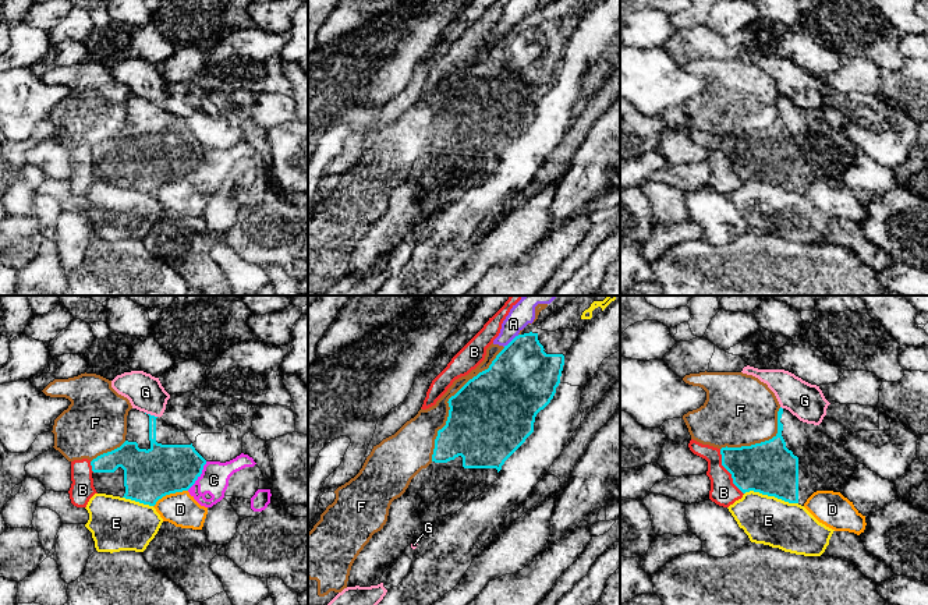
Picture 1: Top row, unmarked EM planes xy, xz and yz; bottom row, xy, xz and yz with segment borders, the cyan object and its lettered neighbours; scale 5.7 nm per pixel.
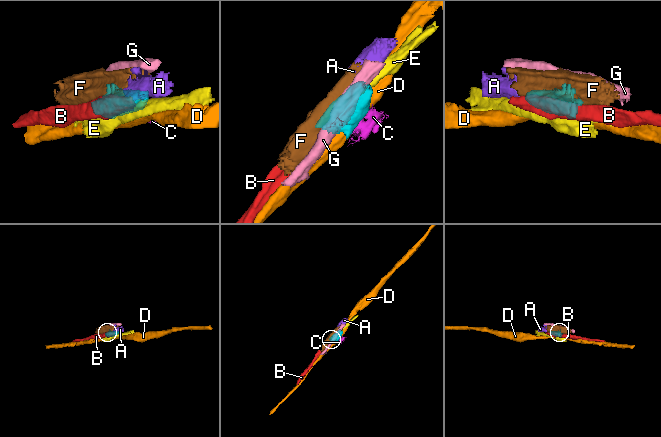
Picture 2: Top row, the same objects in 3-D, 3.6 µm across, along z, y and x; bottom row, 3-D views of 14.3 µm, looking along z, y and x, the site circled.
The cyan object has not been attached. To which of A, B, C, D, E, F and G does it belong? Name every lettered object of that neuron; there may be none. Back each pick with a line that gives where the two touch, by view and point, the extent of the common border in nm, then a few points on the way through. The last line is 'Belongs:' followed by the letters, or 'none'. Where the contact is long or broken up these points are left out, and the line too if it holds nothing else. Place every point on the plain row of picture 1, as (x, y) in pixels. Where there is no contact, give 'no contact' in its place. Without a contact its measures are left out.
Belongs: none

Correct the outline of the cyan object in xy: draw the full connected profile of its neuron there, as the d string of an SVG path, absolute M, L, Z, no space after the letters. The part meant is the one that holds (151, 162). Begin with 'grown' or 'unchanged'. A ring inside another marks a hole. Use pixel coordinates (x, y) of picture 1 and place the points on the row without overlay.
grown | M137 96L127 103L125 130L91 149L98 181L149 194L166 183L188 178L205 152L184 120Z

